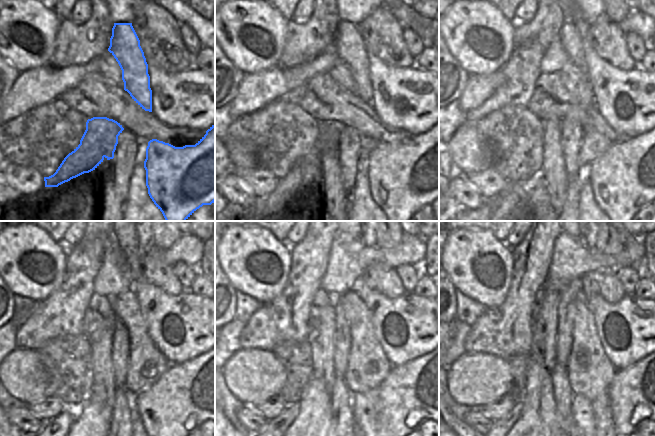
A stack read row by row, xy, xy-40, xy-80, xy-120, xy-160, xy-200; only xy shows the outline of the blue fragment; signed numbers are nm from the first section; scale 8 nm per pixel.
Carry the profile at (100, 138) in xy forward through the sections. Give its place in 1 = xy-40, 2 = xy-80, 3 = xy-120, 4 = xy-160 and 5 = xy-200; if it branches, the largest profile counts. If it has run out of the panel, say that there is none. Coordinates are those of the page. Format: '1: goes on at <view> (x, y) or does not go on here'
1: goes on at xy-40 (307, 171)
2: goes on at xy-80 (507, 200)
3: goes on at xy-120 (60, 424)
4: goes on at xy-160 (280, 424)
5: goes on at xy-200 (504, 424)

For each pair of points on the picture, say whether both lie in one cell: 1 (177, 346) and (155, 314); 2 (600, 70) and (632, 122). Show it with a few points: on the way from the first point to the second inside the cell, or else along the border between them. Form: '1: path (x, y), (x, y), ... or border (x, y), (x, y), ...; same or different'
1: path (168, 343), (161, 334), (160, 323); same
2: path (610, 84), (612, 87), (612, 107), (617, 118); same

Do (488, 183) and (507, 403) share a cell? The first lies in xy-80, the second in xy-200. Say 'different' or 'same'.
same

